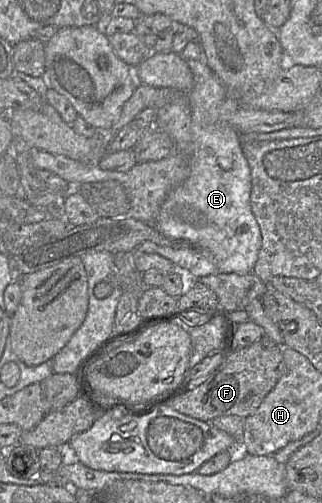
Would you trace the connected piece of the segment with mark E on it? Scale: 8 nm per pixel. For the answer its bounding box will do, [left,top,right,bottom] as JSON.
[137,59,262,279]

